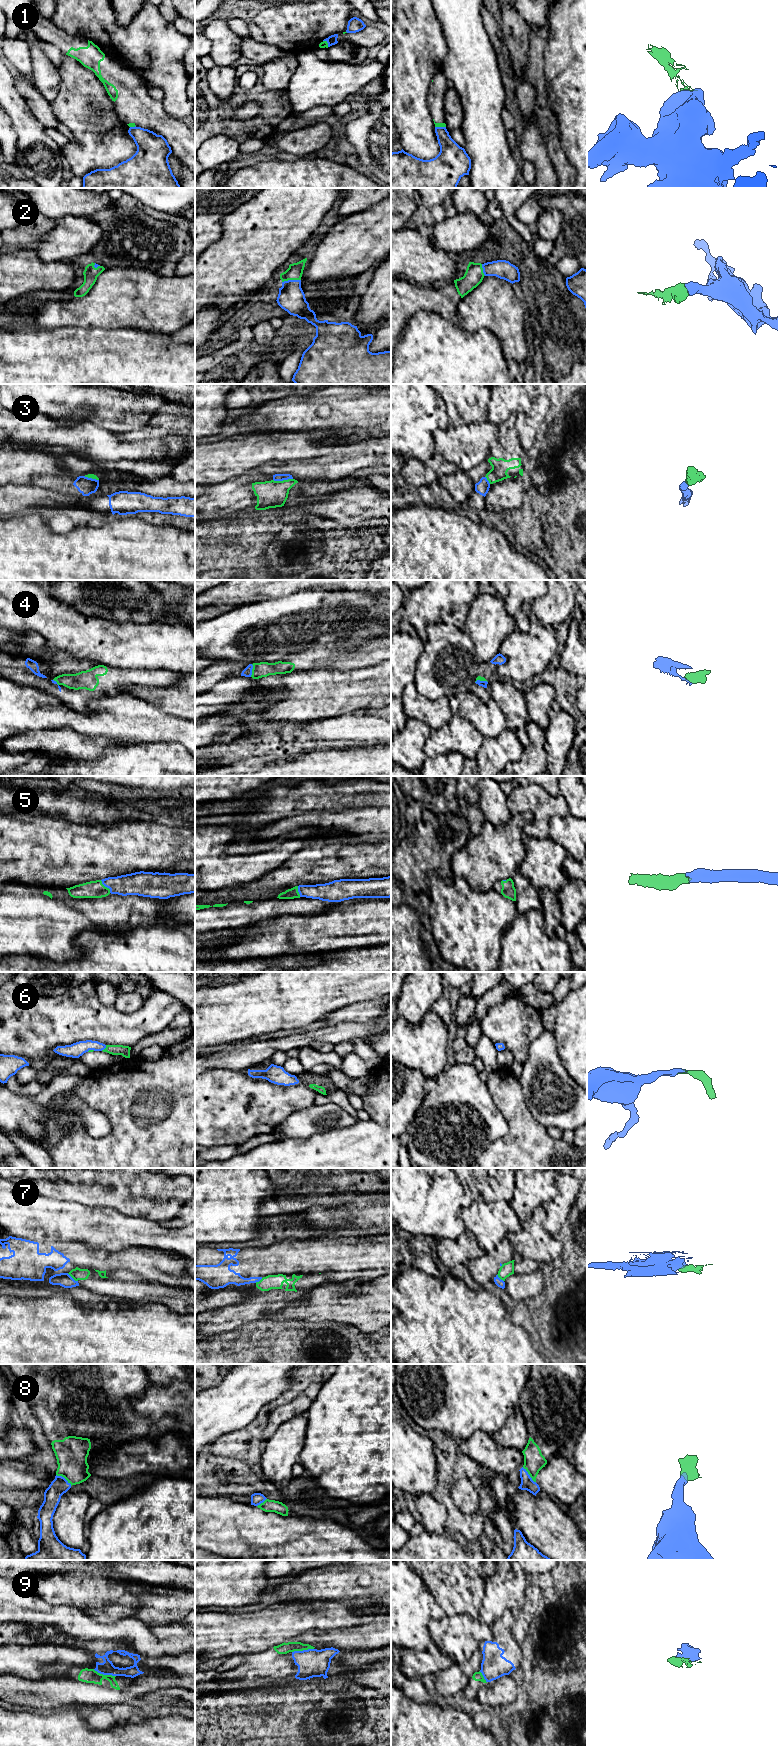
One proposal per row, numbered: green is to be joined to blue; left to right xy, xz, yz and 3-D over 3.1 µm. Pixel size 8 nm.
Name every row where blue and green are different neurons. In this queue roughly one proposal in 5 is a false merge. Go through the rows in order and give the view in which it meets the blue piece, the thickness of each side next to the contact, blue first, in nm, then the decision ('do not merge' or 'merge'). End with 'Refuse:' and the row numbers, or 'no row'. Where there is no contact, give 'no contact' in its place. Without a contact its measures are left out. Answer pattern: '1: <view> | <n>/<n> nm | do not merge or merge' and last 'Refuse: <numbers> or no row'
1: yz | 200/30 nm | do not merge
2: xz | 220/120 nm | merge
3: xz | 60/220 nm | do not merge
4: xz | 80/130 nm | merge
5: xy | 180/140 nm | merge
6: xy | 120/80 nm | merge
7: xy | 110/100 nm | do not merge
8: xy | 140/260 nm | merge
9: xy | 110/110 nm | do not merge
Refuse: 1, 3, 7, 9

